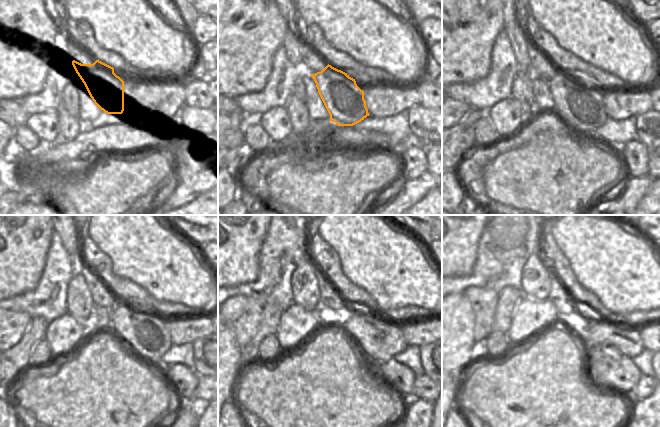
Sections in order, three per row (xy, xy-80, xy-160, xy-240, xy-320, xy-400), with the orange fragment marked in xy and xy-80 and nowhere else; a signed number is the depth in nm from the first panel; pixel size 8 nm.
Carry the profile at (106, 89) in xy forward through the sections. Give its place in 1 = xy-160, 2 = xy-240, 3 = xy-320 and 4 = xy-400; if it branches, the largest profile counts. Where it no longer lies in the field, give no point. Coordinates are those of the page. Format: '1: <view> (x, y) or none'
1: xy-160 (579, 107)
2: xy-240 (145, 334)
3: xy-320 (379, 340)
4: xy-400 (593, 332)

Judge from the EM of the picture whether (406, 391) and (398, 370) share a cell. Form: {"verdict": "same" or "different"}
{"verdict": "same"}

